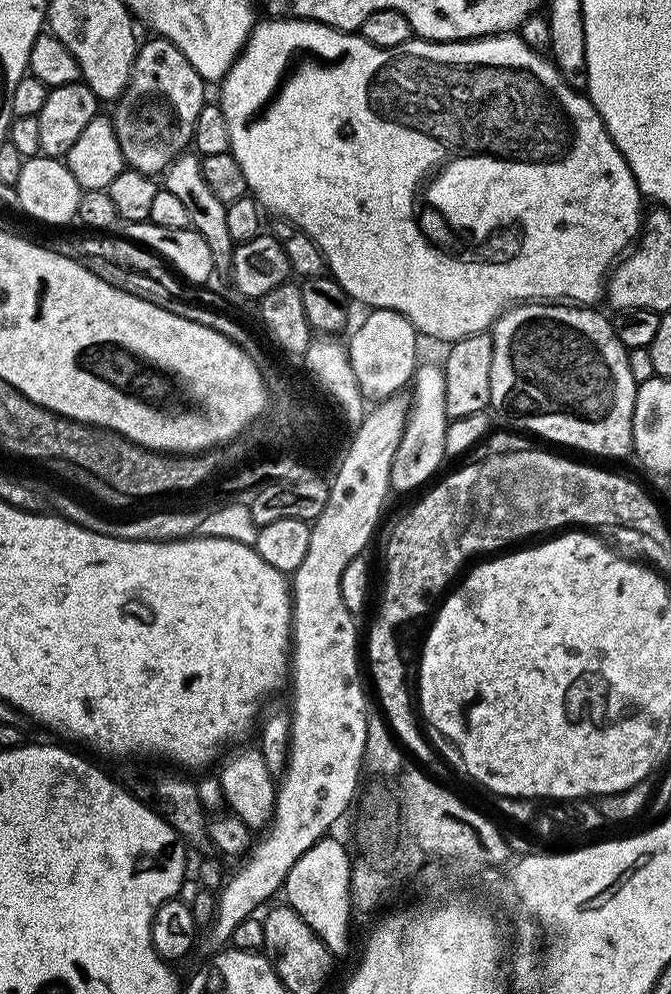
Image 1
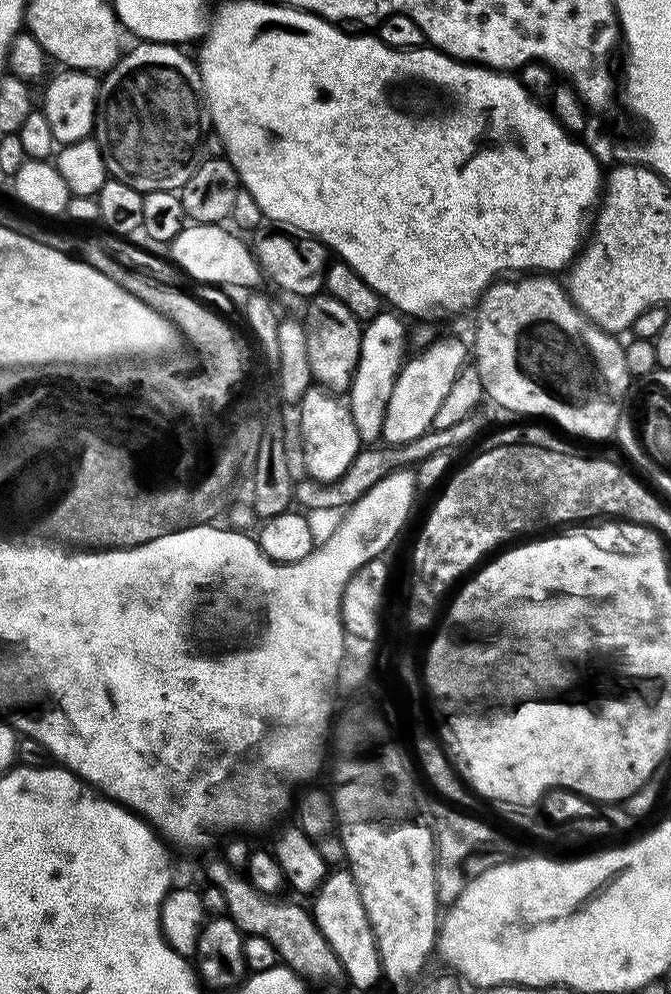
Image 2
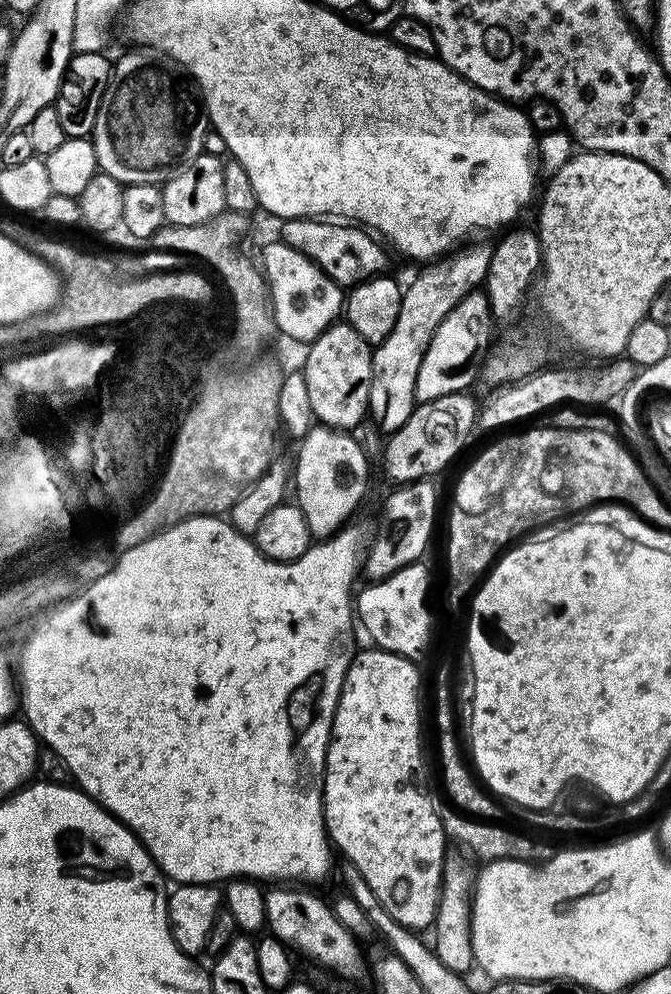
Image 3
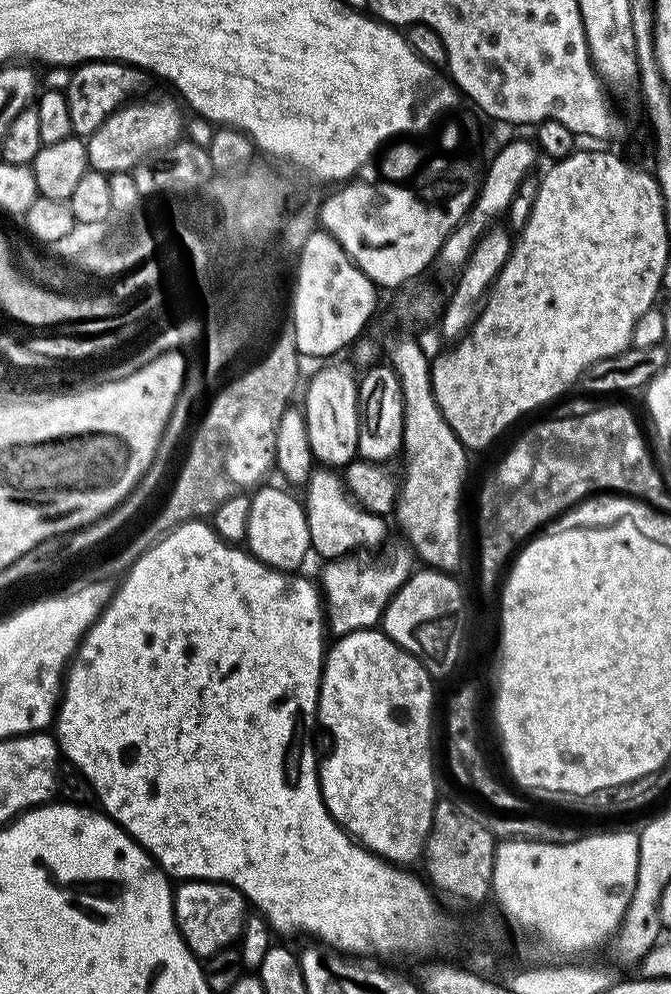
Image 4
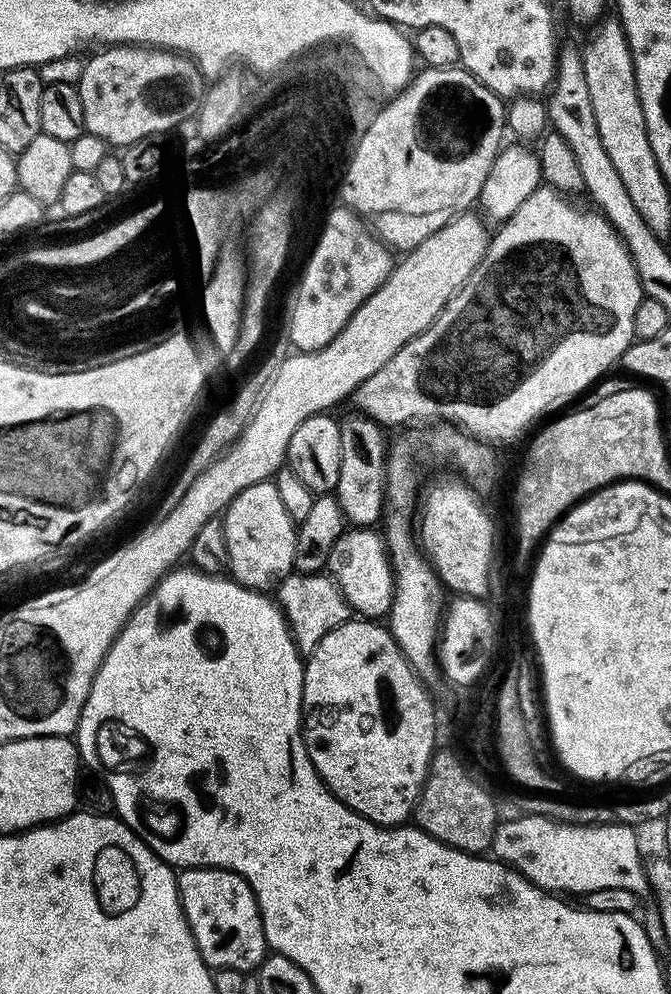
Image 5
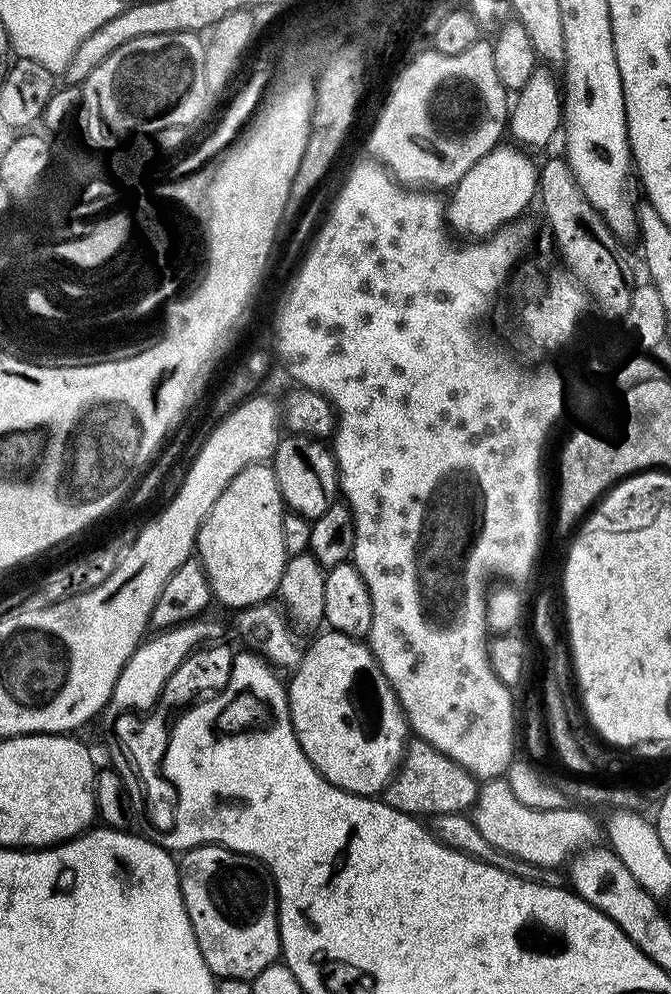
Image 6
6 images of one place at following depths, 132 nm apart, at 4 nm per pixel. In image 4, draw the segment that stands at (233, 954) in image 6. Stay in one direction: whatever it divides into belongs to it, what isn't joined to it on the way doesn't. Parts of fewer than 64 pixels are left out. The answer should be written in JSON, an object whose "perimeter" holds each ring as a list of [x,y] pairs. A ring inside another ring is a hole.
{"perimeter":[[[185,880],[175,885],[172,909],[176,915],[176,927],[192,955],[212,958],[216,952],[233,947],[239,941],[250,905],[232,884],[221,884],[218,880]]]}

